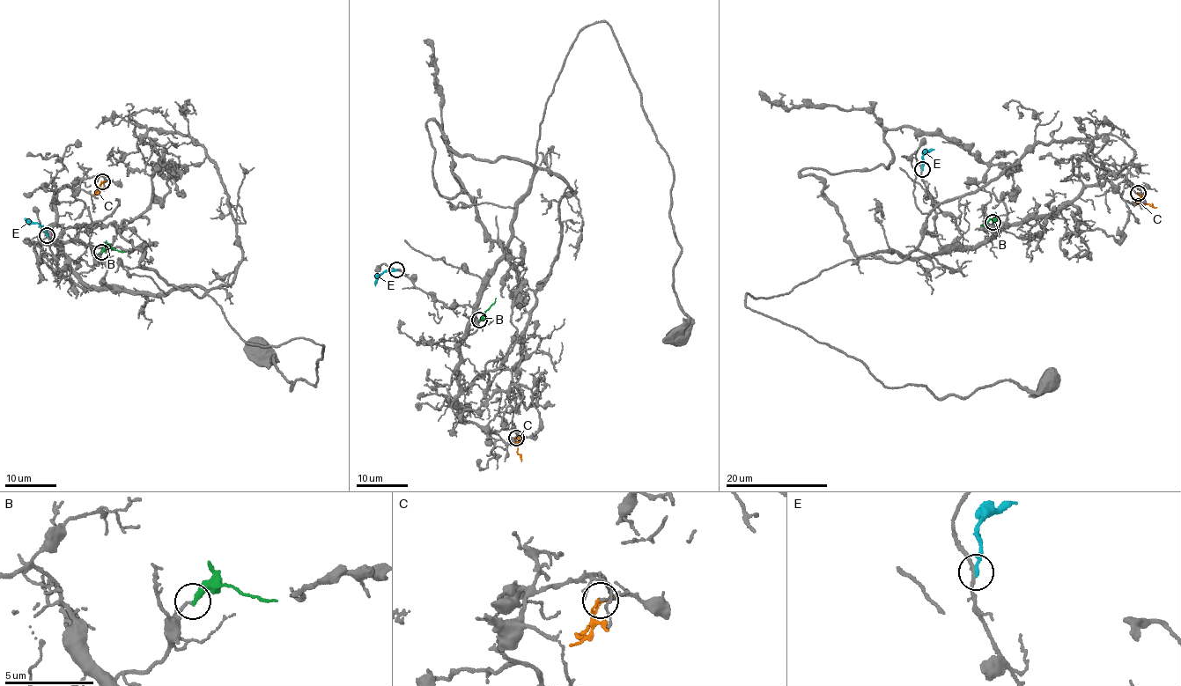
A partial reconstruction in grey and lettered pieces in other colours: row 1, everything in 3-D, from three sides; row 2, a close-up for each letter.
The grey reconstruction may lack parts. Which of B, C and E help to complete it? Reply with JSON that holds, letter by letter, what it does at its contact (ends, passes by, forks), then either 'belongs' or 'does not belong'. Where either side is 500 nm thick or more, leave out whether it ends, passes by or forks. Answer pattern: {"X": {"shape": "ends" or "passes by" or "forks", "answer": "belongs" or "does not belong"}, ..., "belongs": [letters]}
{"B": {"shape": "ends", "answer": "belongs"}, "C": {"shape": "ends", "answer": "does not belong"}, "E": {"shape": "ends", "answer": "does not belong"}, "belongs": ["B"]}

